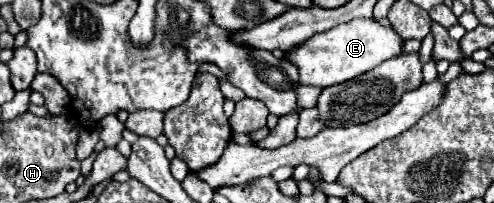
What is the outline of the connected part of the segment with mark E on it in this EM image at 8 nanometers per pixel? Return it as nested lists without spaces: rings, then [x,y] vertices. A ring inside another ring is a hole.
[[[370,18],[370,20],[352,20],[328,32],[322,32],[320,36],[314,36],[312,40],[288,52],[288,60],[298,66],[300,84],[326,88],[352,80],[376,68],[384,60],[398,56],[402,48],[404,48],[404,40],[390,26],[388,28],[380,26],[374,18]]]

